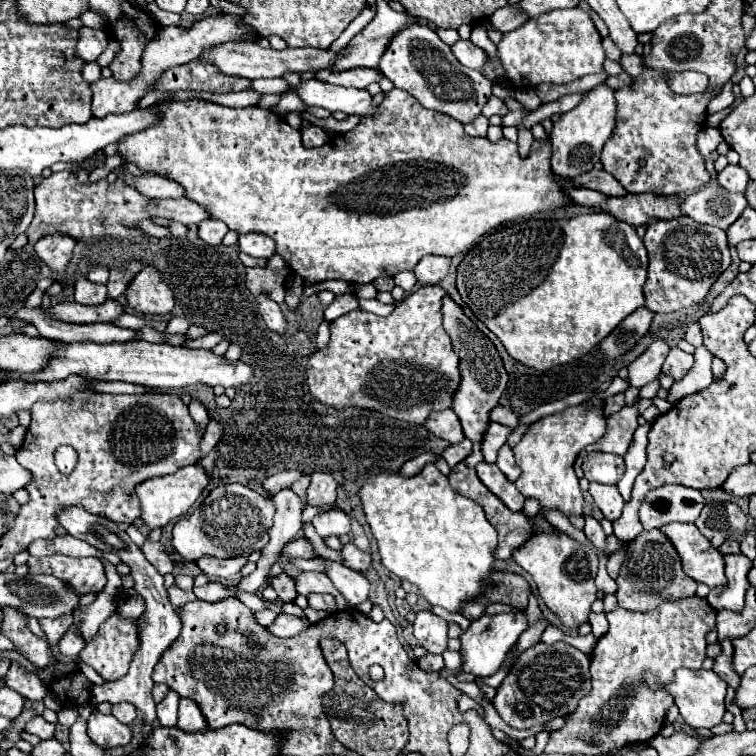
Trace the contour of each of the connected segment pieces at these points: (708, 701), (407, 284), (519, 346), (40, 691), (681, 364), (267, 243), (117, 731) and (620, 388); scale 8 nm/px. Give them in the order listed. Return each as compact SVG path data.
M678 668L674 672L674 680L666 684L666 692L674 698L674 704L680 710L680 716L686 720L688 726L692 728L712 728L722 722L722 716L726 712L726 682L714 674L712 670L688 670L688 668Z
M400 272L398 276L394 276L394 282L396 282L396 286L400 286L402 290L408 292L416 286L416 276L414 276L414 272Z
M582 214L572 218L530 218L512 222L484 236L456 272L456 288L464 304L484 326L498 336L508 354L534 368L548 370L582 358L600 344L628 314L644 306L644 280L648 256L636 230L608 214Z
M12 662L6 674L6 686L32 702L43 700L48 692L42 680L36 674L28 672L20 662Z
M672 348L666 362L664 362L662 372L674 376L674 380L680 380L682 376L686 376L690 372L692 366L694 366L694 356L692 354L682 352L680 348Z
M242 234L238 238L238 246L244 254L254 258L270 258L276 252L274 240L262 236L262 234Z
M92 712L88 718L88 736L100 748L116 748L126 746L132 740L132 730L118 722L112 714Z
M616 377L612 380L608 389L600 393L599 396L601 399L606 400L608 397L613 396L617 393L625 392L630 386L629 380L623 380L620 377Z

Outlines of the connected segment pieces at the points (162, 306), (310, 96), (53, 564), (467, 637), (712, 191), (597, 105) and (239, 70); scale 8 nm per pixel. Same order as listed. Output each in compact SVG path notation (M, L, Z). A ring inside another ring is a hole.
M154 266L142 268L142 272L130 282L124 296L128 300L128 308L144 316L168 316L174 308L174 294Z
M306 80L298 88L300 98L306 106L320 106L330 112L344 112L356 116L376 116L378 106L372 104L372 96L368 90L360 88L342 88L324 84L318 80Z
M30 556L30 574L52 574L64 580L74 594L100 594L106 586L106 572L100 558L72 558L72 556Z
M502 612L502 614L484 614L480 616L478 620L474 620L470 624L470 628L460 636L460 642L462 642L462 652L464 652L464 672L472 672L474 676L492 676L498 672L498 668L502 666L508 650L518 642L520 634L528 628L528 618L526 618L526 612Z
M704 186L690 194L682 204L682 212L698 224L710 224L726 230L740 218L748 206L744 194L726 192L722 186Z
M600 84L590 90L584 100L570 112L562 114L550 132L552 144L552 172L554 174L584 174L594 168L600 160L600 152L604 142L610 138L614 130L614 90Z
M226 42L220 46L214 46L202 54L206 60L210 60L214 66L220 68L220 72L228 76L242 76L242 78L280 78L286 72L318 72L324 68L332 68L338 56L342 52L332 52L322 50L322 48L284 48L284 50L272 50L272 48L262 48L258 42Z

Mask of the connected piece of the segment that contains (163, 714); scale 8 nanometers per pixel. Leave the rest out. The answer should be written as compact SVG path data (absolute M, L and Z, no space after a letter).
M170 690L166 694L166 698L156 706L160 726L164 726L164 728L176 726L176 722L178 722L178 700L180 700L180 696Z

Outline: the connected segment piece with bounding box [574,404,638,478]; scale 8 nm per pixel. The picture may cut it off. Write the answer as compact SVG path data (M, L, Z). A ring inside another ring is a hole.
M636 404L634 406L624 406L620 412L608 416L608 428L606 428L606 434L590 444L586 450L582 450L576 458L576 464L574 464L574 470L576 470L576 476L582 478L582 458L584 458L584 452L594 452L594 450L600 450L600 452L610 452L610 454L618 454L618 456L624 456L632 444L632 438L634 438L634 430L638 428L638 410L636 410Z

